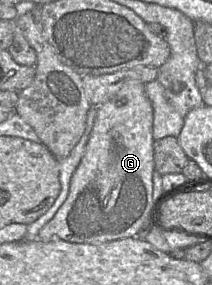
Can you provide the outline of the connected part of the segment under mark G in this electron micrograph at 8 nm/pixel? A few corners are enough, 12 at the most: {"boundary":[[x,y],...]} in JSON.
{"boundary":[[128,81],[97,109],[38,240],[102,243],[153,221],[153,107]]}

